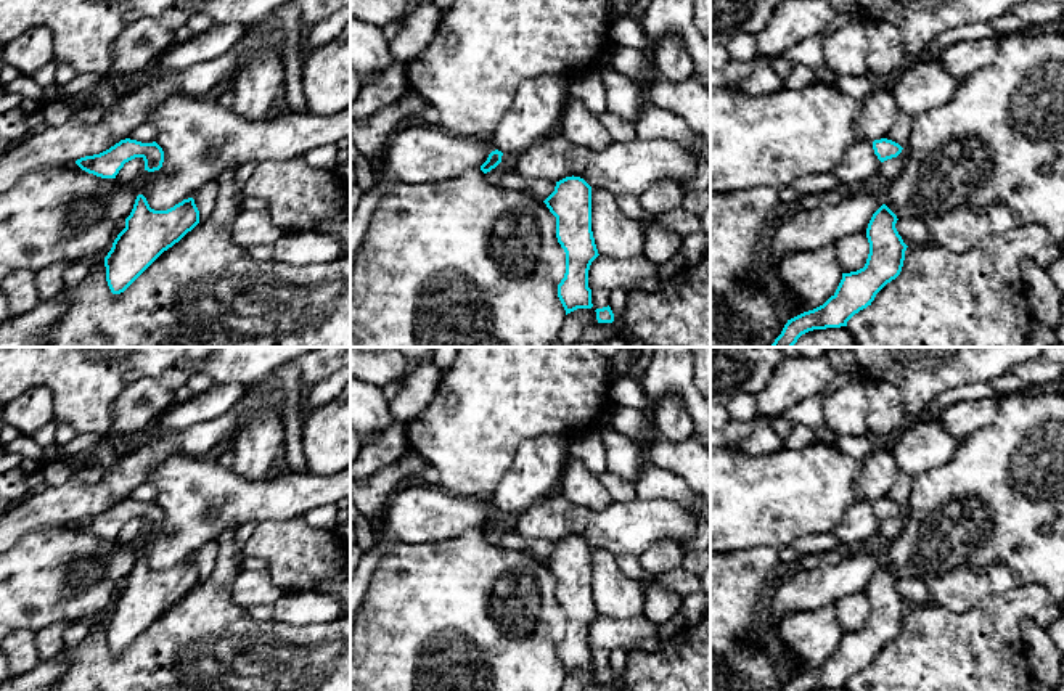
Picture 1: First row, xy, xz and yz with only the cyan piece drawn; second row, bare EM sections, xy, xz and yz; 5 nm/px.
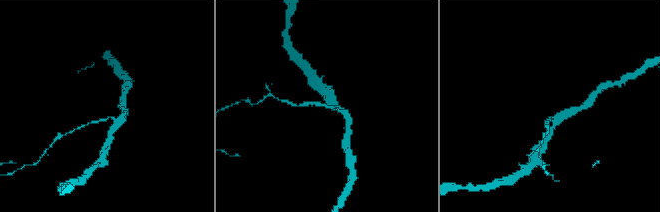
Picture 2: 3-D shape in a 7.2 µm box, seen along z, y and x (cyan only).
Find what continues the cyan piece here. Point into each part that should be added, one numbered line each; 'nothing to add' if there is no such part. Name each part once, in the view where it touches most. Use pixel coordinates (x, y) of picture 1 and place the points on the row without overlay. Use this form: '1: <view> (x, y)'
nothing to add

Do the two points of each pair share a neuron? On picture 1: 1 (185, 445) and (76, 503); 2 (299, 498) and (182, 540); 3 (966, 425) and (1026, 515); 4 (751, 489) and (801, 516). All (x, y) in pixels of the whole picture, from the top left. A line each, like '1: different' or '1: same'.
1: same
2: same
3: different
4: same

